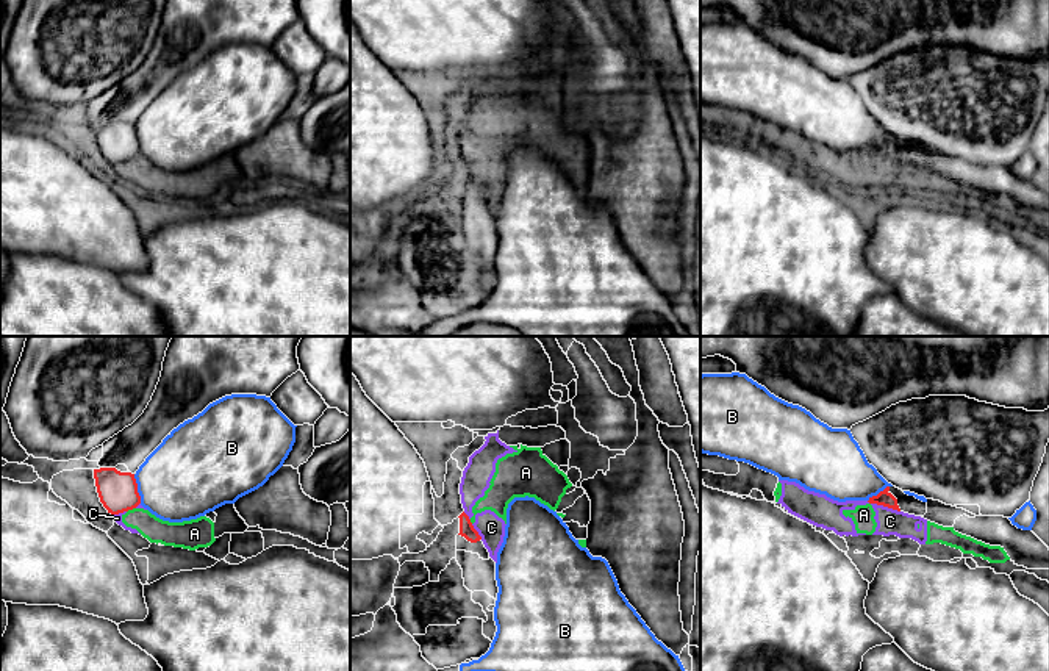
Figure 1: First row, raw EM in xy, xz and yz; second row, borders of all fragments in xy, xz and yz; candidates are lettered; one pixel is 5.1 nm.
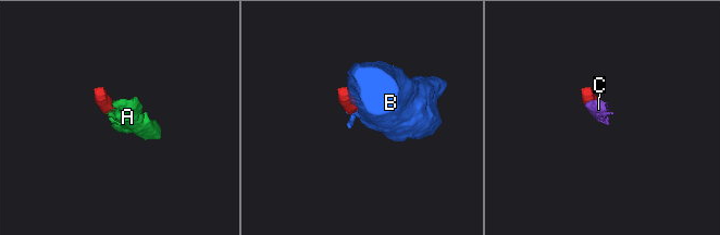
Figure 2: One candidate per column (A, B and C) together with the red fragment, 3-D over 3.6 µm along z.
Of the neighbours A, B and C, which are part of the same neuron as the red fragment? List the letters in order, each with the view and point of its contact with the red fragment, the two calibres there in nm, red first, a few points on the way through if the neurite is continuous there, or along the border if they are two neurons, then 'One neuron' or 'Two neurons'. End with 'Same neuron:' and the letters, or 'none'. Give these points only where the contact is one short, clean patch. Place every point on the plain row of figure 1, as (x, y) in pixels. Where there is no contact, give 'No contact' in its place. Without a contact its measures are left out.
A: Touches red at xy (130, 158). Thickness 200 nm (red) against 130 nm. Boundary: xy (135, 157), (127, 161). Two neurons
B: Touches red at xy (136, 138). Thickness 200 nm (red) against 420 nm. Two neurons
C: Touches red at yz (884, 155). Thickness 80 nm (red) against 130 nm. Two neurons
Same neuron: none

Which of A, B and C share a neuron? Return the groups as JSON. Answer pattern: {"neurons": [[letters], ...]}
{"neurons": [["A", "C"], ["B"]]}

